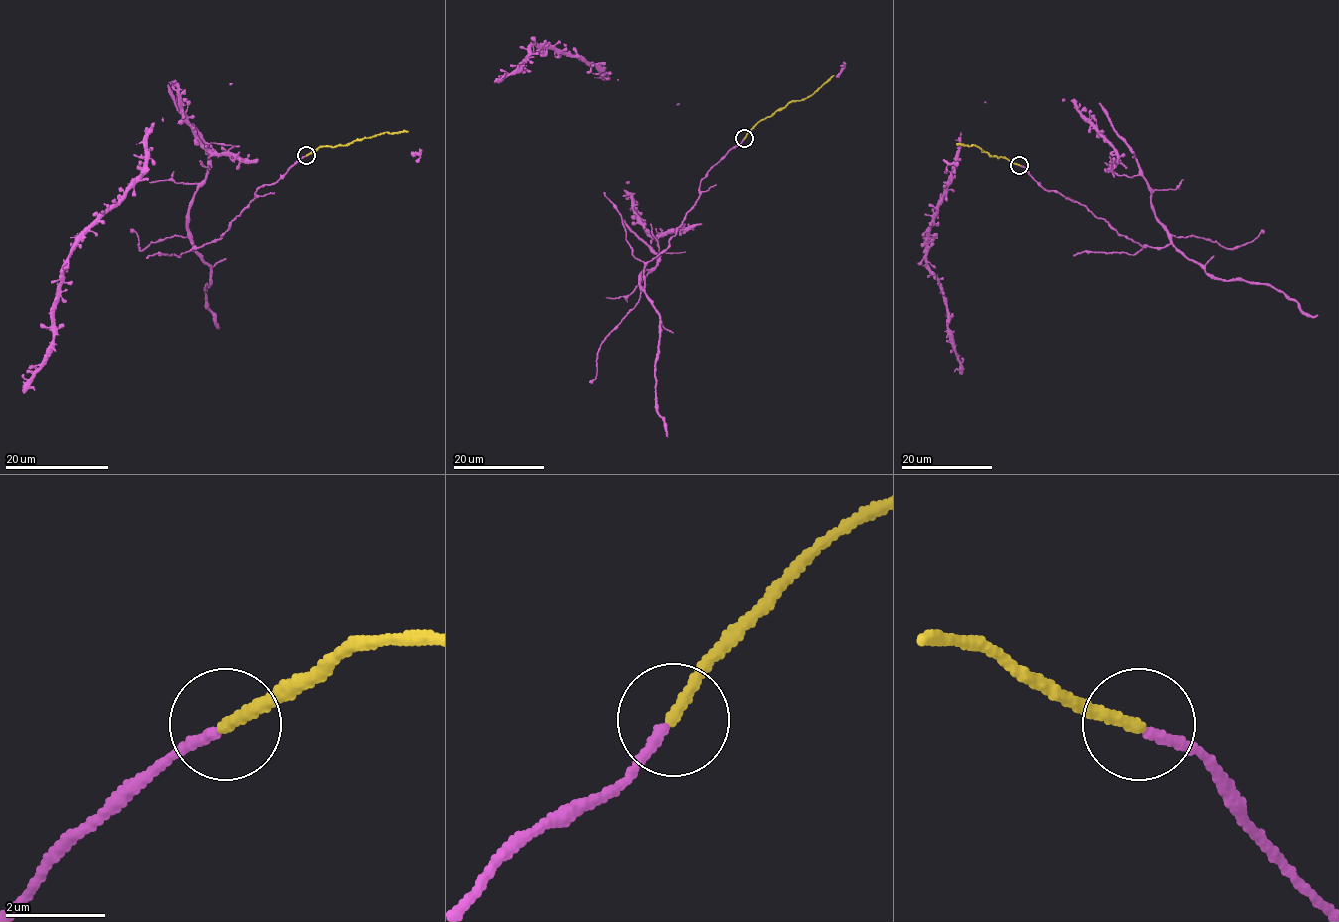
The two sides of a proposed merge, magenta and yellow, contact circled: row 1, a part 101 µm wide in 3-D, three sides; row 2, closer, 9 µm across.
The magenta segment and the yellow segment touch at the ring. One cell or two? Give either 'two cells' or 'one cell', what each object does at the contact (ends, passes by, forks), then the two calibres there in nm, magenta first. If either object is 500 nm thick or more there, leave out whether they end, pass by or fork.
two cells; magenta ends; yellow ends; calibres 200 and 240 nm

